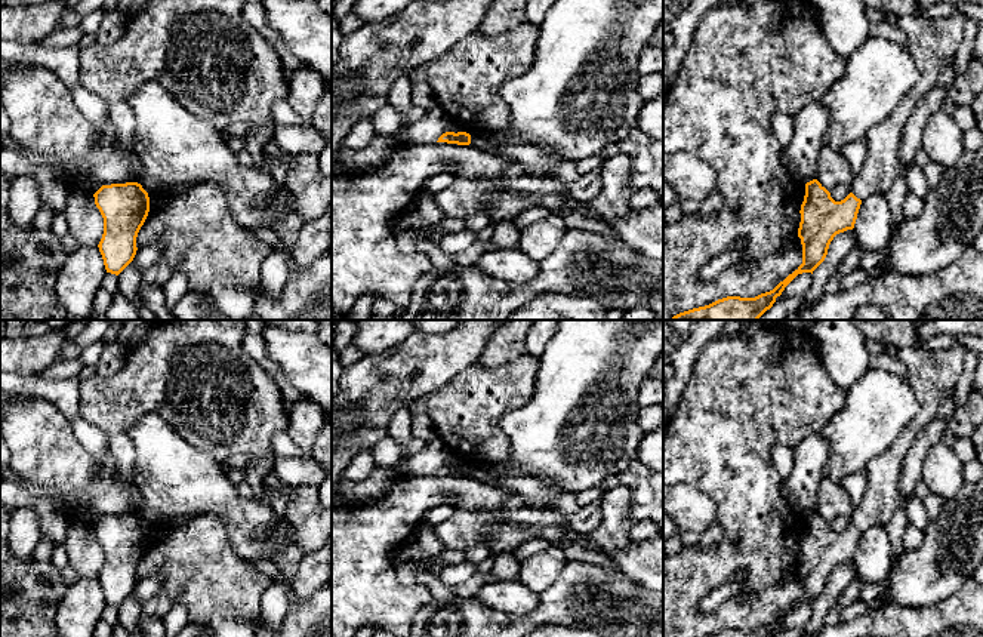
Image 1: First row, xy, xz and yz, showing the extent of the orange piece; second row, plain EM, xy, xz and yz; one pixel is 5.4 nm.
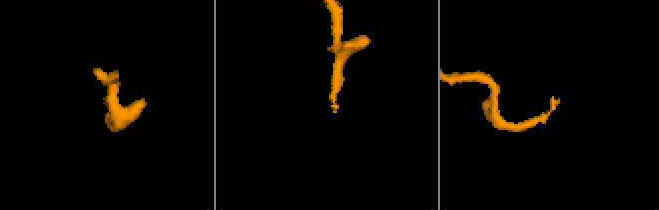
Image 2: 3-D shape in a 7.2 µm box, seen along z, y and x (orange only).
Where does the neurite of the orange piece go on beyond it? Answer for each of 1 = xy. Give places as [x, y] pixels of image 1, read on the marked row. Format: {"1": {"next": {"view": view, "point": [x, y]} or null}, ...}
{"1": {"next": null}}

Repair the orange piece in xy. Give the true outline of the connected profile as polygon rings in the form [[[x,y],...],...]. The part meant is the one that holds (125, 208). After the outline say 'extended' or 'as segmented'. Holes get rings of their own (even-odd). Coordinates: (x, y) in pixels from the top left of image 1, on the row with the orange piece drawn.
[[[138,182],[102,185],[93,197],[104,218],[98,247],[107,273],[118,276],[136,255],[136,237],[148,216],[150,197]]]; as segmented

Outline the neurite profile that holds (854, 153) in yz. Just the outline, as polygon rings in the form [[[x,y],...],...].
[[[865,141],[851,142],[844,147],[842,154],[850,163],[853,175],[857,176],[863,167],[866,159],[866,144]]]

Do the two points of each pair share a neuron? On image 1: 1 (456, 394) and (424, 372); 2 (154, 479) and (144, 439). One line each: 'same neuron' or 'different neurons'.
1: different neurons
2: same neuron

